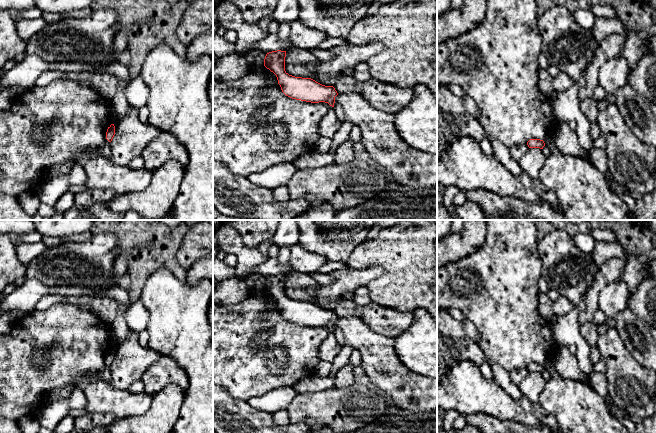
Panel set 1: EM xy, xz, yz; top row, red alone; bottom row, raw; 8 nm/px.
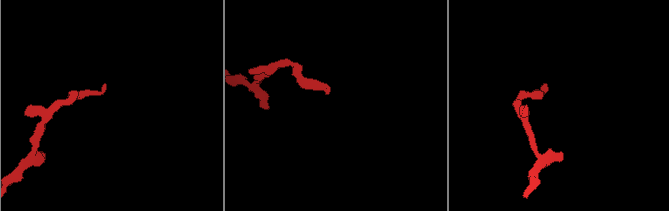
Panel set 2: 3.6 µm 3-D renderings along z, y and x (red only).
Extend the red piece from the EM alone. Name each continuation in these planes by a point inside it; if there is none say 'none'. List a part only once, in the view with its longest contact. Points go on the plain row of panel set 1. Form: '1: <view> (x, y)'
none

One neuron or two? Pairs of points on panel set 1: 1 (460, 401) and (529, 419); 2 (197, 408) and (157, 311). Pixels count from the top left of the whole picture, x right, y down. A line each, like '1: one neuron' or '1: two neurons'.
1: one neuron
2: one neuron

